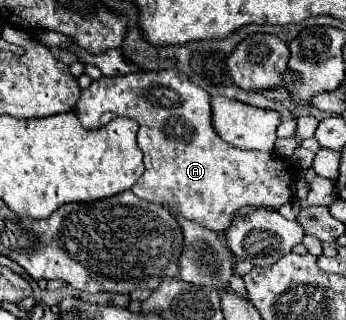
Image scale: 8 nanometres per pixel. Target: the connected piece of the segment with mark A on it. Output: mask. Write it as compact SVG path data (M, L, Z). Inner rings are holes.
M176 69L138 71L138 73L122 75L122 77L102 75L100 79L92 81L88 89L82 91L74 113L78 115L80 123L88 129L98 129L106 125L108 121L112 121L114 117L136 119L140 123L138 147L144 153L146 171L134 183L132 193L150 203L168 207L186 219L196 219L196 223L202 223L202 227L210 227L212 231L228 229L232 215L246 205L280 209L282 205L290 203L294 197L292 187L290 187L290 177L298 175L298 167L294 167L290 159L278 157L276 153L242 151L226 143L224 139L218 139L214 133L214 125L212 125L210 95L202 87L190 83L190 79L186 79L186 75L178 73Z

